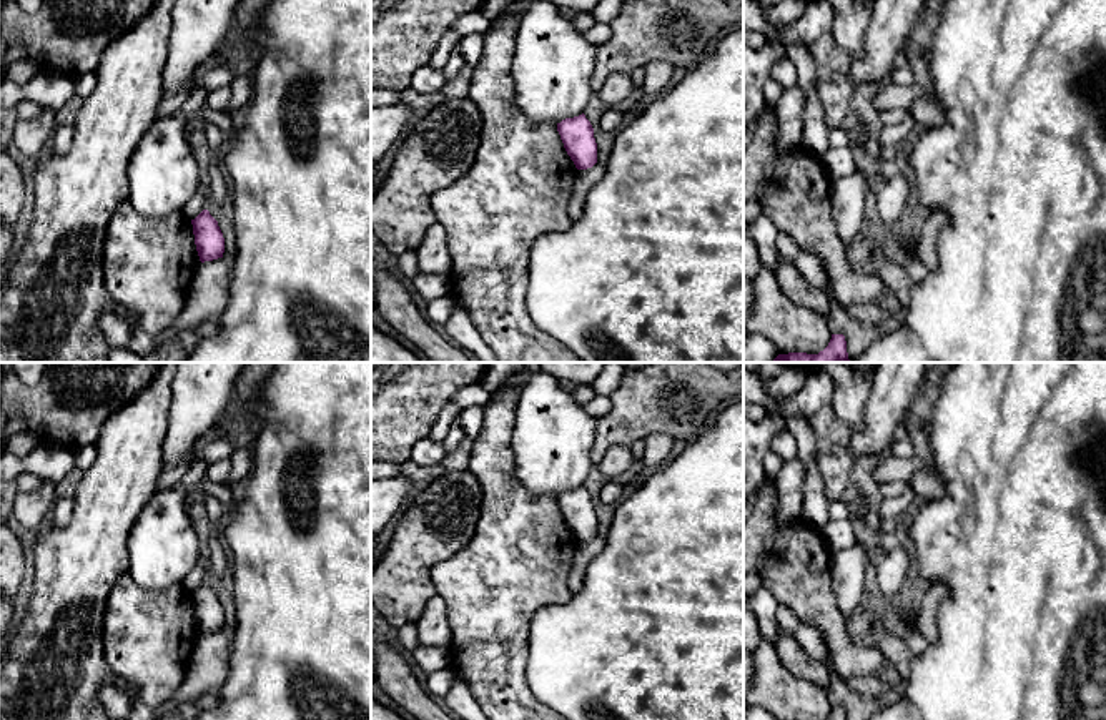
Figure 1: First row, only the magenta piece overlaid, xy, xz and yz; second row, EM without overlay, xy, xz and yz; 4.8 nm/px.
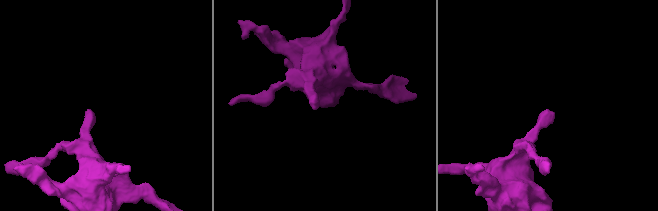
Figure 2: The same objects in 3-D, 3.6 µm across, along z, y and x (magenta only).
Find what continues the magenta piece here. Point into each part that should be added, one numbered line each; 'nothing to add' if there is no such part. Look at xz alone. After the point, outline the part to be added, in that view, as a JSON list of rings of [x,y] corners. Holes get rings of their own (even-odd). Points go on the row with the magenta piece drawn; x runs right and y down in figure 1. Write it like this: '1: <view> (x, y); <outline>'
nothing to add

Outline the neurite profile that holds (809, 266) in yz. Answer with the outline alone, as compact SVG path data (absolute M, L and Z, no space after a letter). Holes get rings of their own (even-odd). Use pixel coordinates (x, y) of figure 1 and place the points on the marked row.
M810 249L798 251L795 259L795 269L798 276L810 286L825 291L828 278L823 269L822 259Z

